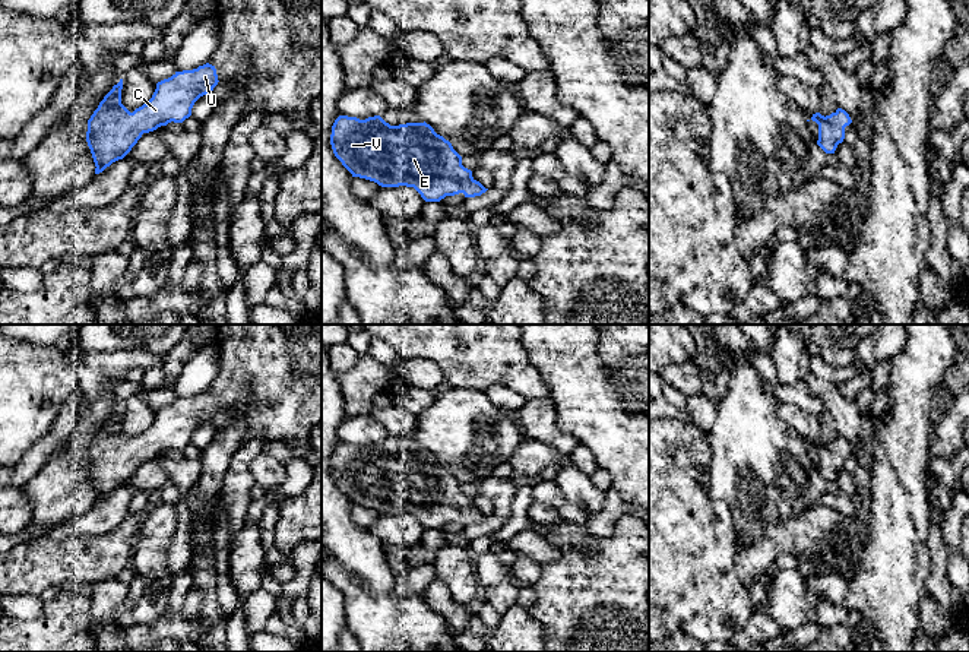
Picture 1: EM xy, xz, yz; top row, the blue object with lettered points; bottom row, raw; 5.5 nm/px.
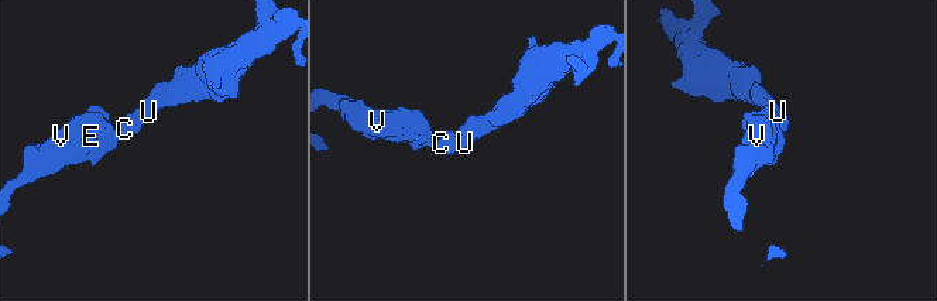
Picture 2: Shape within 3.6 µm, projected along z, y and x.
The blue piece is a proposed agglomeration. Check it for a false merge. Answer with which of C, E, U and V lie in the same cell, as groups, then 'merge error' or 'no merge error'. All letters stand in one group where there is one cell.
C E U V; no merge error

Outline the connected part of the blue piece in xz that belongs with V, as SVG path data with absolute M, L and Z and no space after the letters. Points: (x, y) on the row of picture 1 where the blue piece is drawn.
M339 115L332 126L330 145L352 177L374 181L381 187L414 187L425 202L440 202L459 193L475 197L488 190L462 165L462 156L452 143L425 121L390 126L380 115L365 120Z

